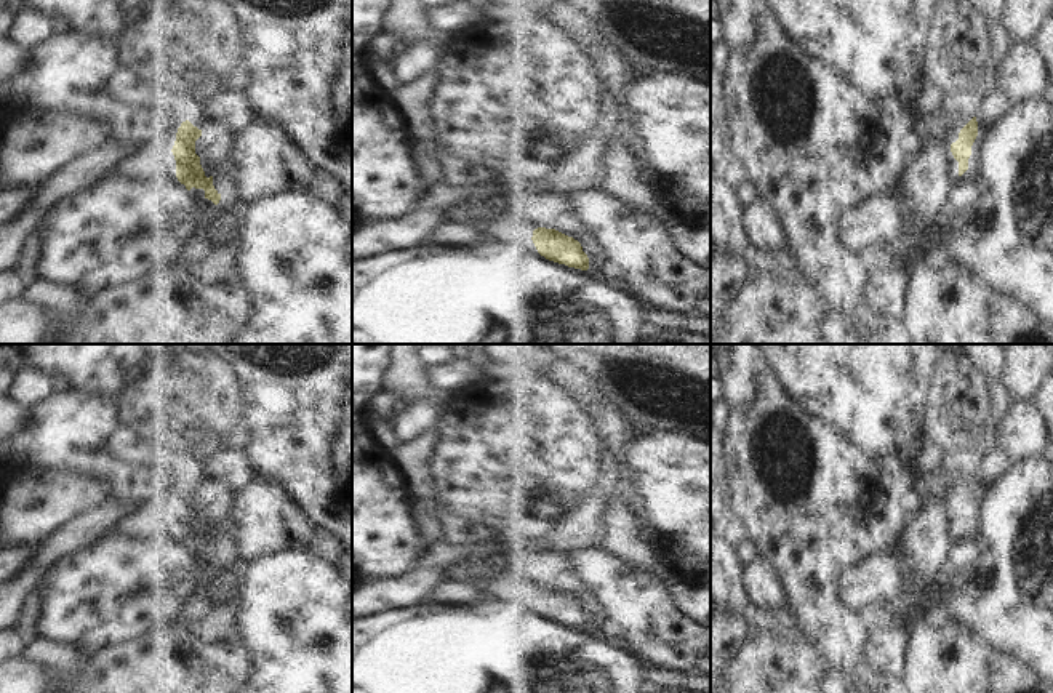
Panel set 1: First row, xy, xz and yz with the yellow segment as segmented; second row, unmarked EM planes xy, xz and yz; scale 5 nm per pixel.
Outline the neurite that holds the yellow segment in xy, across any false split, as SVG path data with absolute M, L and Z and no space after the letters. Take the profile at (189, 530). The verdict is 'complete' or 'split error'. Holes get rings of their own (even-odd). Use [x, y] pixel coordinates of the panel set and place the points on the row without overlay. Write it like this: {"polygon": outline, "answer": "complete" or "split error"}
{"polygon": "M186 479L178 487L171 509L130 509L106 533L128 539L176 536L187 549L203 547L205 557L218 563L221 552L213 544L213 535L205 535L195 512L195 499L200 495L202 488Z", "answer": "split error"}

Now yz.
{"polygon": "M973 475L959 491L959 498L951 503L951 511L954 514L947 533L954 538L962 535L968 528L968 517L971 514L971 504L978 495L978 480Z", "answer": "split error"}

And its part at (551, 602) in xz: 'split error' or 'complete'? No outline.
split error

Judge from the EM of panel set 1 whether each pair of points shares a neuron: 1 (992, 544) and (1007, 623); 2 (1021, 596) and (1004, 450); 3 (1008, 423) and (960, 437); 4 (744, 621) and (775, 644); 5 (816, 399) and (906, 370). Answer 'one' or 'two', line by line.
1: one
2: two
3: two
4: two
5: one

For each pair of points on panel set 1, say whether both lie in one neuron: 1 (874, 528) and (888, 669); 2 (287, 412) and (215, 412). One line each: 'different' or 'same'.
1: different
2: different

